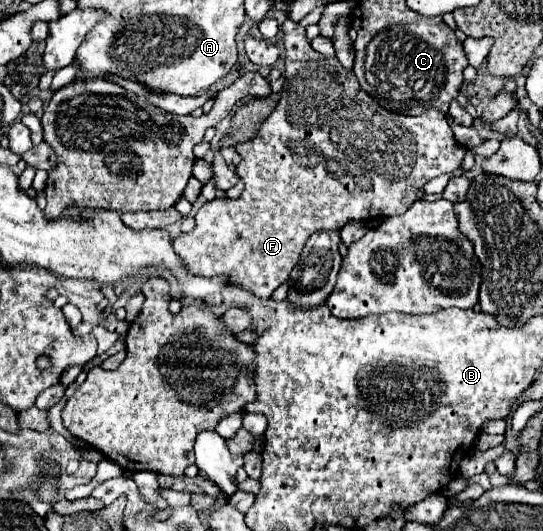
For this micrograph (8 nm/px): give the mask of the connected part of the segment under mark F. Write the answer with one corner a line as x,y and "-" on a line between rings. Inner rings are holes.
294,21
282,23
286,71
280,101
262,121
254,139
236,145
242,161
236,167
246,185
238,199
214,199
196,213
196,229
174,239
174,251
186,267
204,277
228,275
258,297
270,297
296,267
300,253
314,231
342,229
346,221
374,221
404,213
422,187
442,175
452,173
464,159
464,147
454,139
446,115
430,109
418,117
404,117
380,107
360,89
354,71
344,69
338,57
324,57
314,51
306,29

